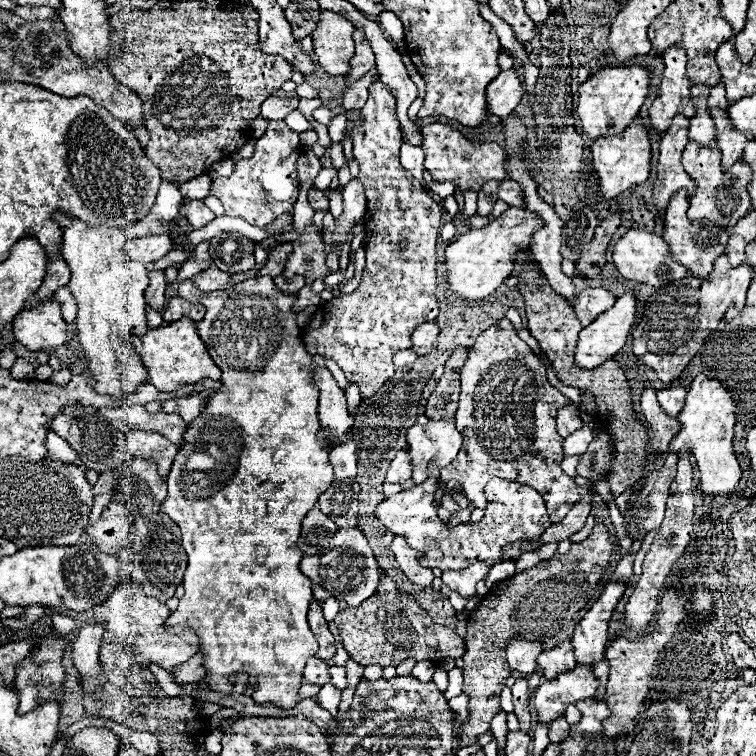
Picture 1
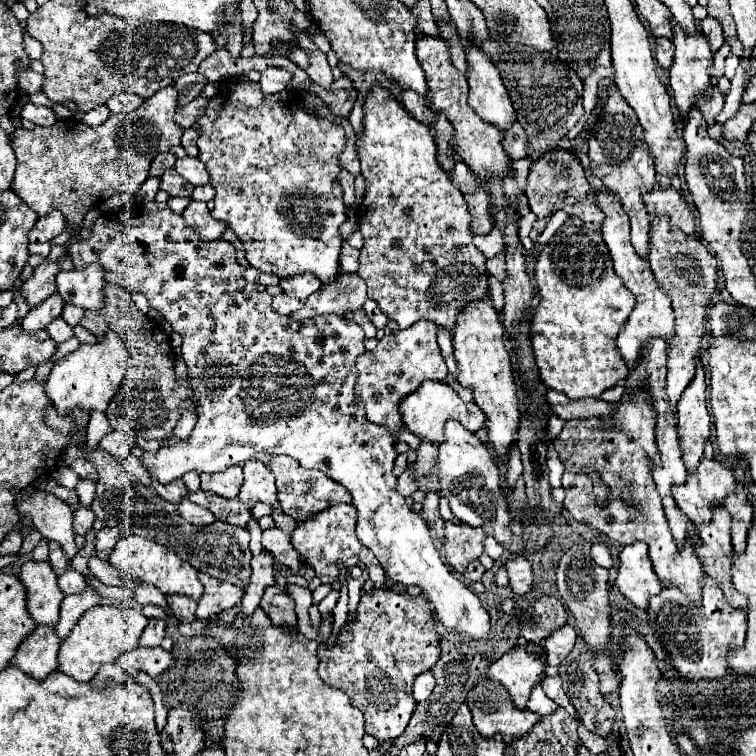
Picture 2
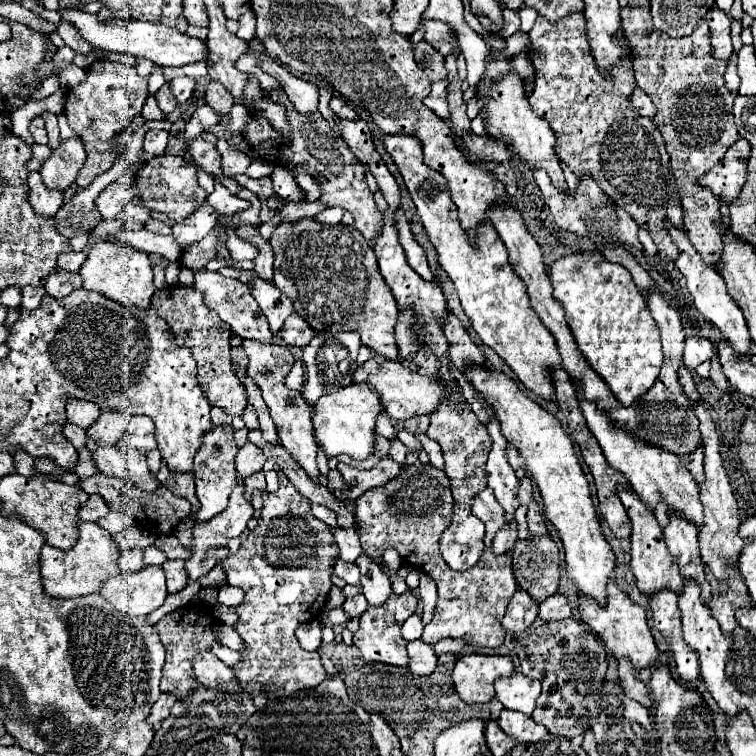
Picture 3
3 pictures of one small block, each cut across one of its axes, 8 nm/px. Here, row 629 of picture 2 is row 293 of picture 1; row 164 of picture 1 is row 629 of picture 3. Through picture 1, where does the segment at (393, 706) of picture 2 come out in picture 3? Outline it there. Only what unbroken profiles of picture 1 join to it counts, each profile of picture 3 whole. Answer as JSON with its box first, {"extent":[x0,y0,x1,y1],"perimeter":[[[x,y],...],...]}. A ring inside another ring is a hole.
{"extent":[354,590,418,666],"perimeter":[[[408,590],[404,594],[392,594],[382,606],[370,606],[362,618],[360,618],[360,630],[354,634],[354,644],[362,652],[366,662],[384,662],[392,666],[408,666],[408,654],[406,654],[406,640],[402,638],[402,624],[416,614],[418,596],[414,590]]]}

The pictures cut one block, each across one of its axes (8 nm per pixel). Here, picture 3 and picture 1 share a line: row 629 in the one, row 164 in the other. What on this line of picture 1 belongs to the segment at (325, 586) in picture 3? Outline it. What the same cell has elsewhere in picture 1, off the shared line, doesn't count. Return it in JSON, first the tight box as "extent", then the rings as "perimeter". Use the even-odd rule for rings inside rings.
{"extent":[210,120,300,228],"perimeter":[[[268,120],[264,136],[258,138],[254,146],[254,156],[236,162],[234,172],[228,178],[212,180],[210,194],[222,202],[228,216],[240,216],[256,228],[266,228],[278,216],[292,214],[292,204],[296,202],[300,192],[300,182],[296,174],[300,152],[300,134],[292,132],[286,122]]]}

